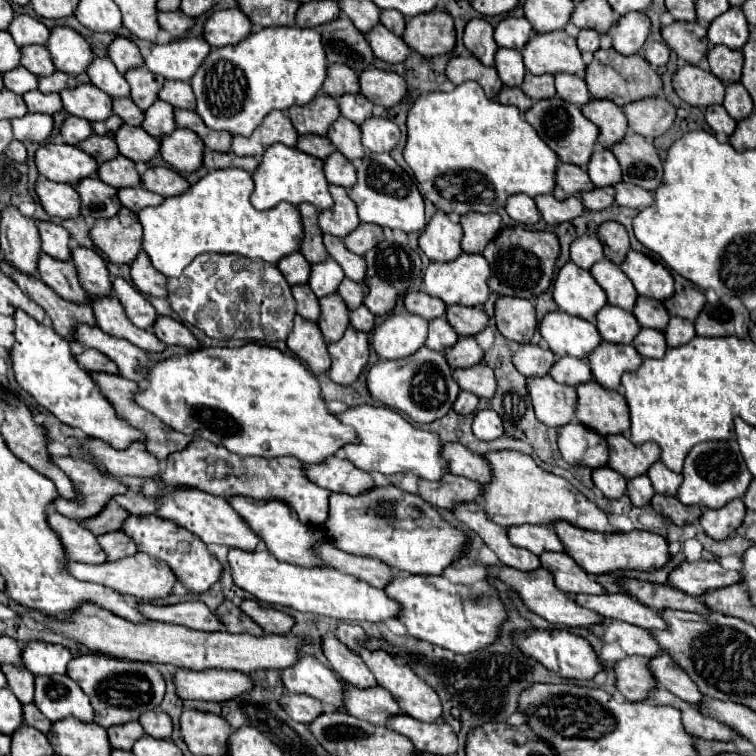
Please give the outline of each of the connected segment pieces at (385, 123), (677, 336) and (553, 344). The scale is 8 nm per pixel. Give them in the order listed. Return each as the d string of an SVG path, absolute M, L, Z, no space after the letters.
M373 116L371 120L365 120L361 124L361 132L363 132L363 146L373 154L383 154L383 152L391 154L401 138L397 124L377 116Z
M675 316L669 320L663 334L665 334L665 340L667 340L669 346L683 346L697 336L695 326L693 326L691 320L679 320Z
M565 312L547 314L539 324L539 332L559 358L565 354L573 358L587 358L603 340L593 322Z

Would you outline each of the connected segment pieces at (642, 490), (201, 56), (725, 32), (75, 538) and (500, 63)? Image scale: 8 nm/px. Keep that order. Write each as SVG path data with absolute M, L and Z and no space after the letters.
M637 476L635 480L629 480L627 488L629 488L629 498L635 506L647 506L651 504L651 498L655 496L653 484L647 476Z
M181 38L153 46L151 54L145 58L145 66L167 80L189 82L209 56L209 50L211 46L203 38Z
M731 6L725 14L715 18L707 30L707 38L713 46L727 46L731 50L741 50L749 40L749 24L741 8Z
M59 512L47 514L47 522L49 522L51 530L59 536L69 560L87 562L87 564L101 564L107 560L105 552L99 548L99 544L95 540L95 534L87 532L87 528L83 528L79 522L71 520Z
M499 48L499 52L495 54L495 68L505 86L521 86L523 84L527 70L525 70L523 58L521 58L521 52Z

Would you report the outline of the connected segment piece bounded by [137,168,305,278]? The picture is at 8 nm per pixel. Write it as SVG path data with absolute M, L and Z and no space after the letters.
M213 170L185 194L165 198L163 204L137 212L137 218L143 224L143 250L153 266L167 278L175 278L183 274L193 258L205 252L241 254L269 264L277 264L281 258L299 252L305 232L297 206L283 202L271 210L257 212L251 206L253 190L255 184L247 170Z

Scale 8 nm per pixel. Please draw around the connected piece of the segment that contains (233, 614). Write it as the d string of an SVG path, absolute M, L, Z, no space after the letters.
M225 600L217 608L215 614L219 616L219 620L223 622L227 632L247 632L247 634L253 634L253 636L263 636L263 630L229 600Z

